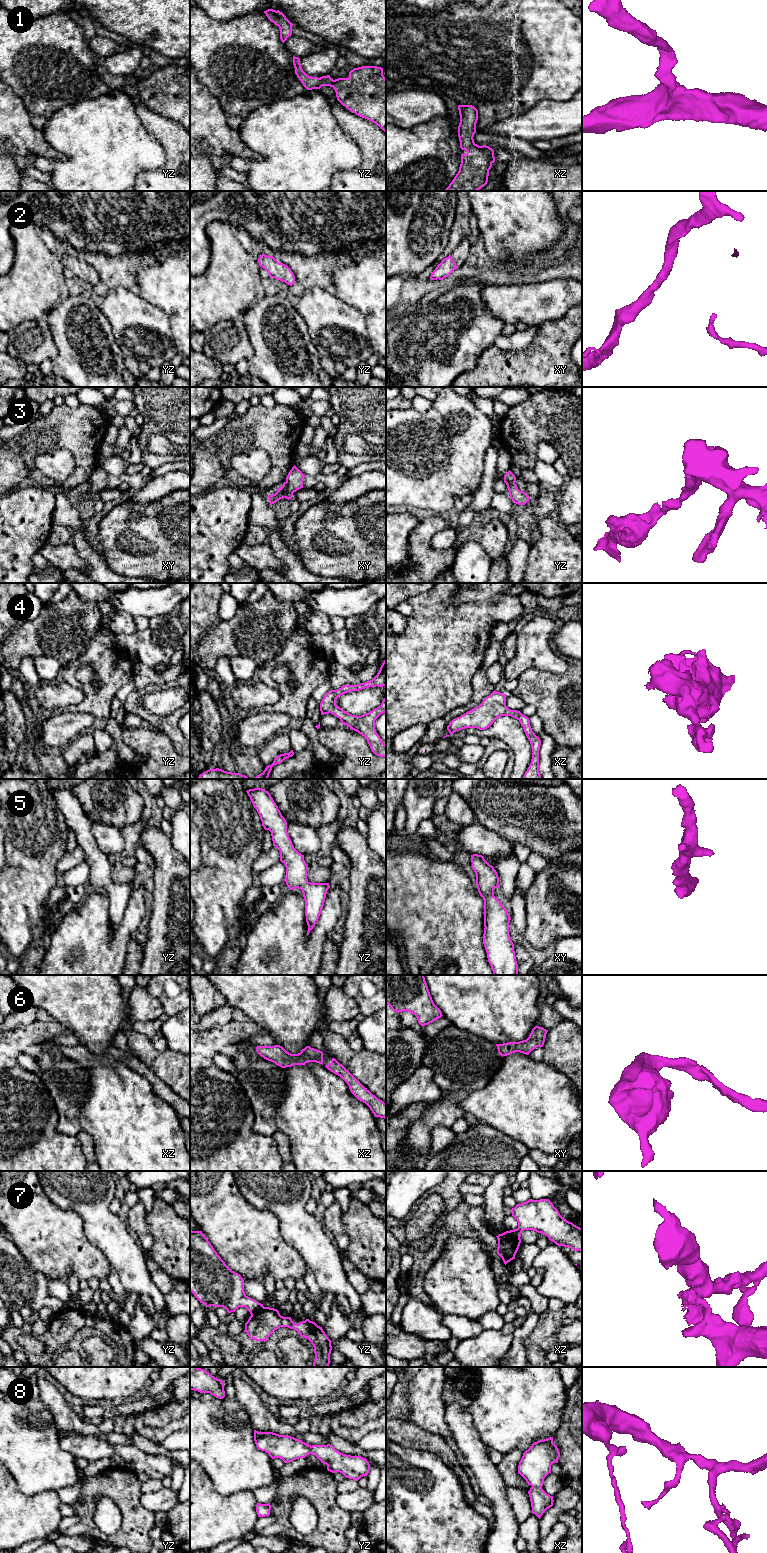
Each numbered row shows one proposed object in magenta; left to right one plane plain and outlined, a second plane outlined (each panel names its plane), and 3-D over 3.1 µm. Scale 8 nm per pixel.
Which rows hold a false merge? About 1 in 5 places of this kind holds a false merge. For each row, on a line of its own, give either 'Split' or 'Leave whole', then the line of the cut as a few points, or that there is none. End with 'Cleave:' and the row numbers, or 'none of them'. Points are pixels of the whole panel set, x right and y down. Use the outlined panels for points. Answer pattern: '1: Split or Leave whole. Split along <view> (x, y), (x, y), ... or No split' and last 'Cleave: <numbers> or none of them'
1: Leave whole. No split
2: Leave whole. No split
3: Leave whole. No split
4: Leave whole. No split
5: Leave whole. No split
6: Leave whole. No split
7: Split. Split along xz (506, 1231), (519, 1243)
8: Leave whole. No split
Cleave: 7

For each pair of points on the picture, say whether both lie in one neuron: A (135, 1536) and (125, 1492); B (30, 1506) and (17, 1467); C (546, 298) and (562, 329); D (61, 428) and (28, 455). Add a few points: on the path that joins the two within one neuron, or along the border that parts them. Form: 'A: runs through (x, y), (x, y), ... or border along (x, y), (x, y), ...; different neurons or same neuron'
A: runs through (135, 1525), (135, 1517), (129, 1503); same neuron
B: border along (13, 1477), (26, 1495), (50, 1491); different neurons
C: border along (571, 306), (561, 317), (545, 320), (537, 326); different neurons
D: runs through (53, 432), (36, 447); same neuron

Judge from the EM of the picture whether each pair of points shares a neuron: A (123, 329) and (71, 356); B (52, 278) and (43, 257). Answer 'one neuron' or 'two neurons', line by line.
A: two neurons
B: one neuron

